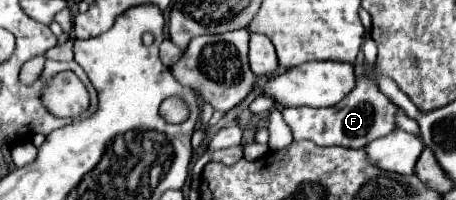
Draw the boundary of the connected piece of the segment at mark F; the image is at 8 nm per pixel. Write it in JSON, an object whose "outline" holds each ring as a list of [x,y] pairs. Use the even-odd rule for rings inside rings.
{"outline":[[[355,65],[355,69],[361,69],[361,73],[357,73],[357,85],[353,87],[353,91],[337,105],[327,107],[327,109],[313,109],[313,107],[285,107],[283,119],[285,123],[291,127],[293,137],[299,139],[309,139],[315,145],[327,147],[327,145],[341,145],[341,147],[355,147],[355,149],[363,149],[365,145],[369,145],[371,141],[385,137],[389,133],[393,133],[397,129],[395,123],[395,115],[399,111],[399,107],[385,97],[379,87],[365,75],[363,65]]]}

